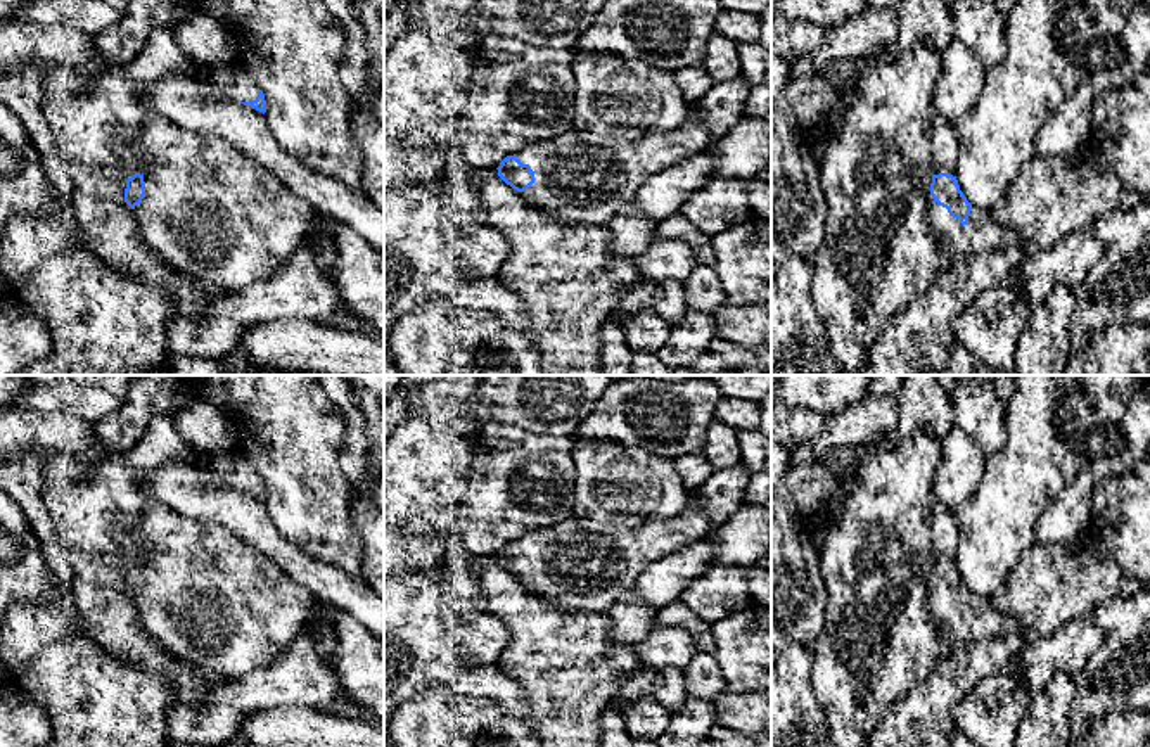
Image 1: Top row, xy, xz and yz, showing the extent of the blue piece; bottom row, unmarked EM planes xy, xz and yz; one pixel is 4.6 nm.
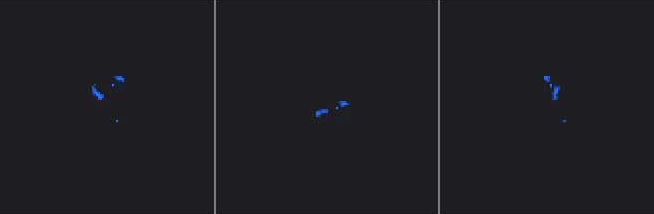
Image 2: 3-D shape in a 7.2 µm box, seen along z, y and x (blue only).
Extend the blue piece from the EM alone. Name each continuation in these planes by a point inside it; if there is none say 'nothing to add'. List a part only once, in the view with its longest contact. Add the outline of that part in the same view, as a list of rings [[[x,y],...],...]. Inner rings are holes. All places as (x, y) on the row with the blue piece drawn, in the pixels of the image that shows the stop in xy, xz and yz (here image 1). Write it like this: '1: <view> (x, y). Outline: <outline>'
1: yz (983, 236). Outline: [[[930,190],[925,192],[925,201],[930,235],[946,258],[970,258],[1029,246],[1017,230],[998,223],[987,209],[972,204],[968,223],[962,225],[932,199]]]

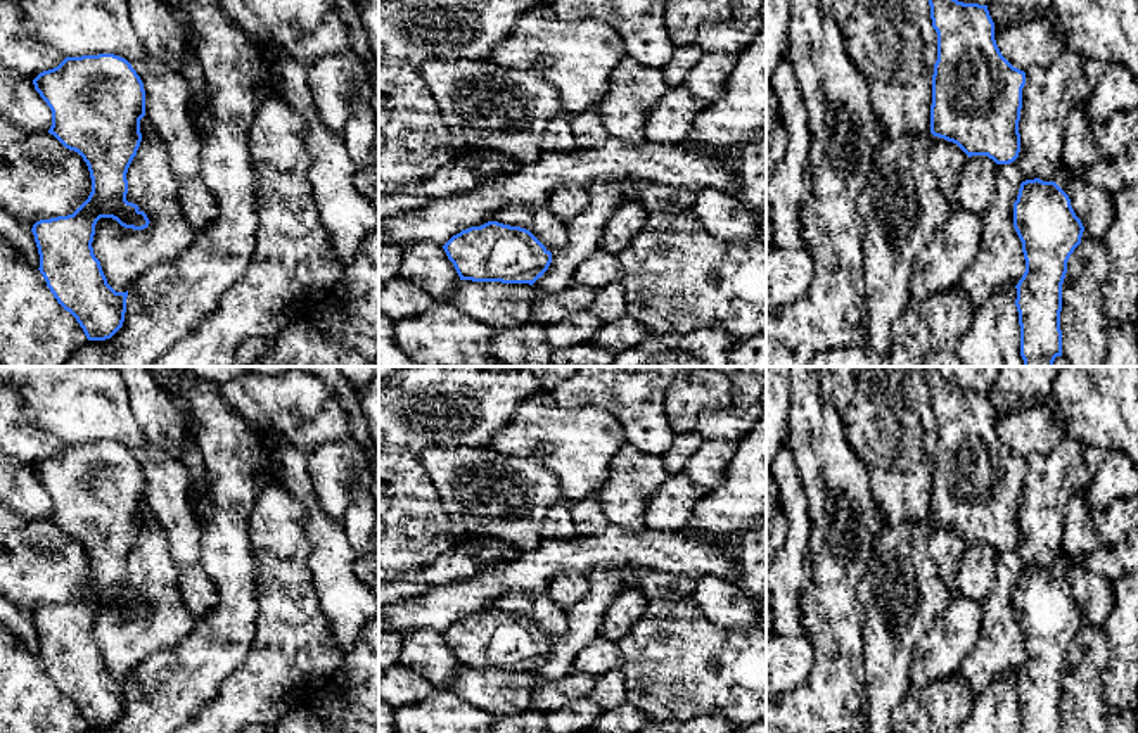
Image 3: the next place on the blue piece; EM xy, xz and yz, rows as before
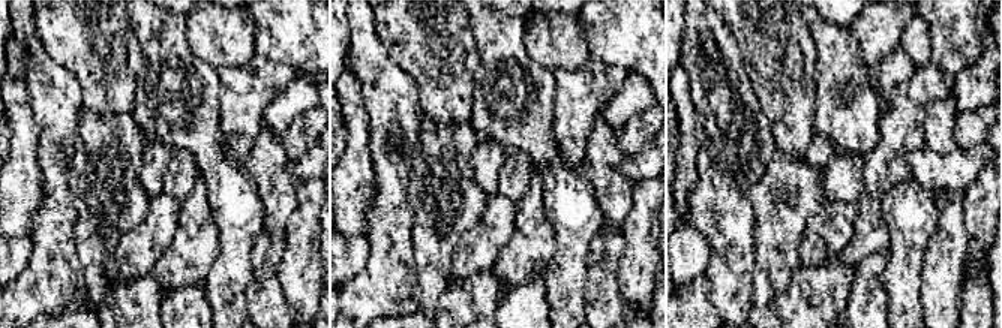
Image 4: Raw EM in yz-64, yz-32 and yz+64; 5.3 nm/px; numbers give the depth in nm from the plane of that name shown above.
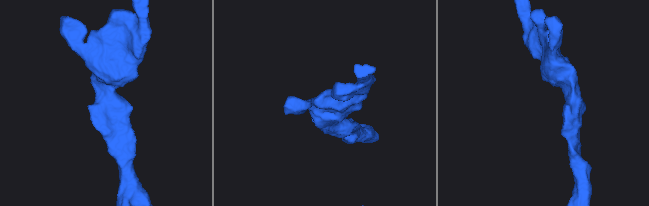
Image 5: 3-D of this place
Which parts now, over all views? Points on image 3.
nothing to add

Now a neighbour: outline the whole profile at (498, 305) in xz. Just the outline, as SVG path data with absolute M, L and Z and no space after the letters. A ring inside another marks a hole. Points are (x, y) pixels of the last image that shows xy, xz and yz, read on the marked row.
M458 280L451 304L489 327L521 327L531 322L534 287L529 284Z

